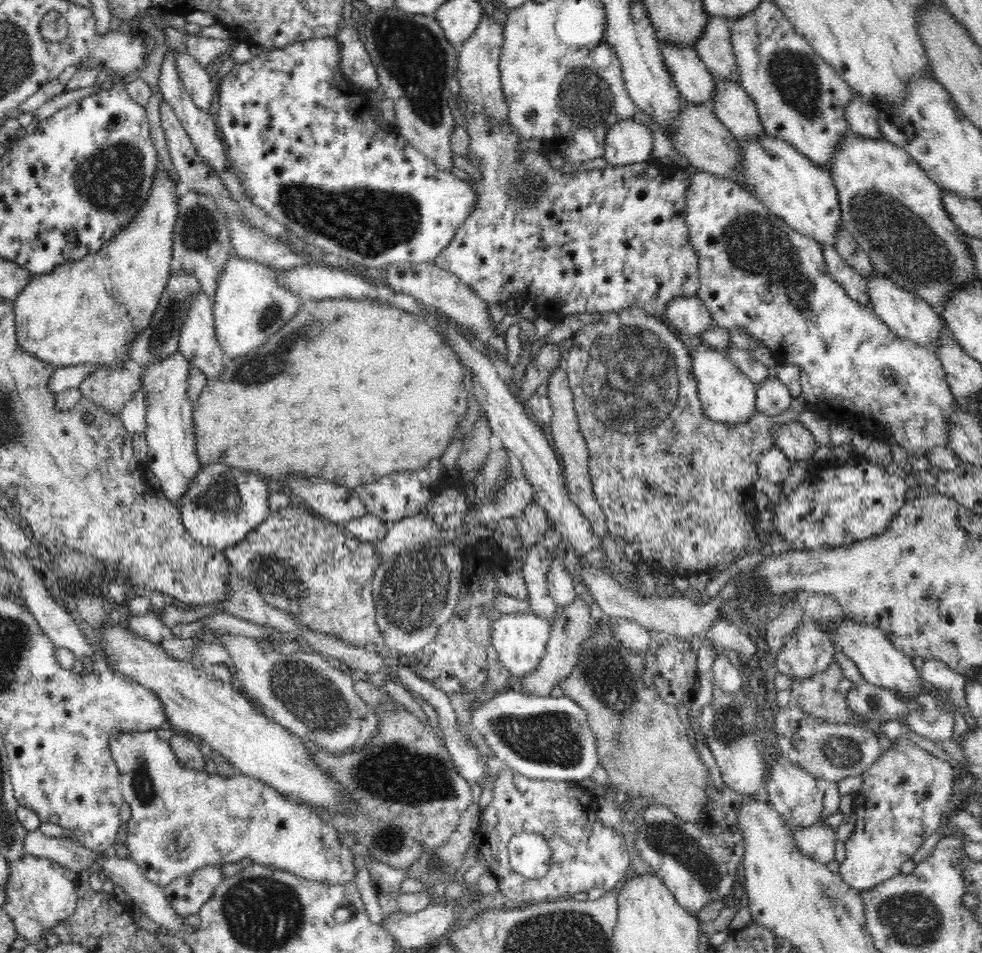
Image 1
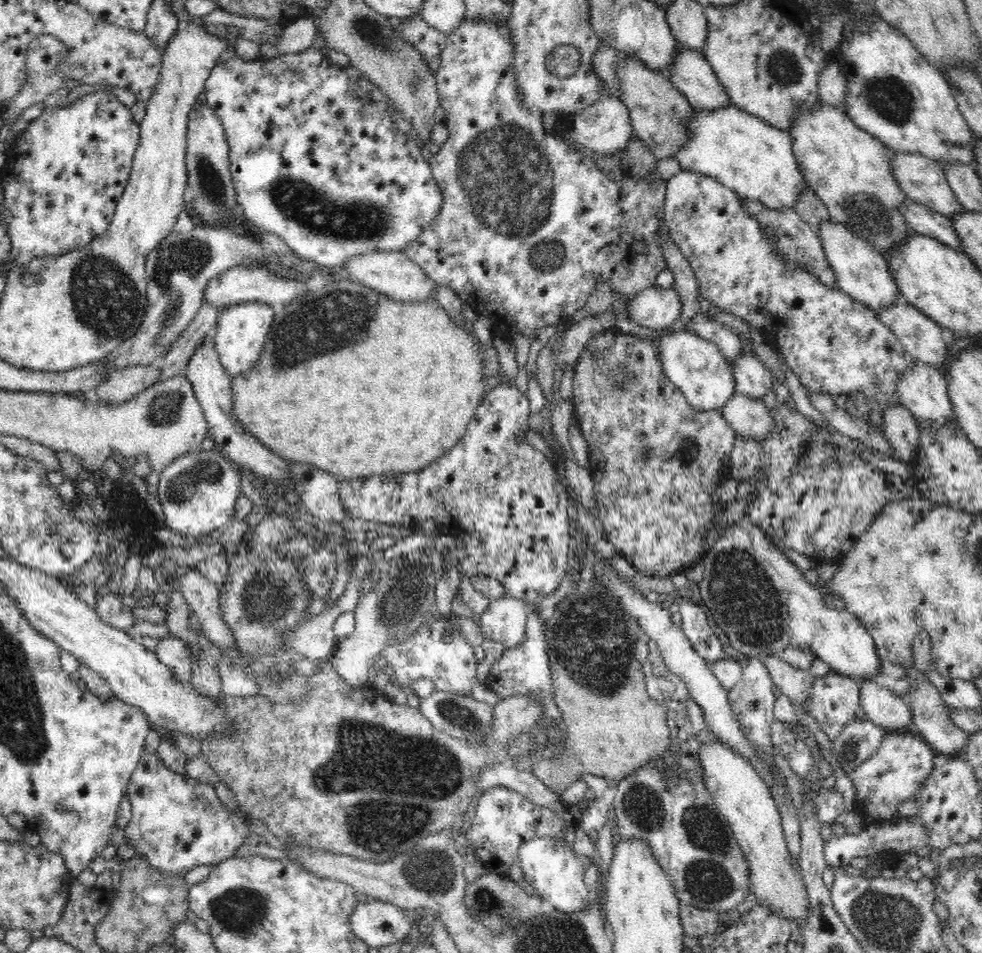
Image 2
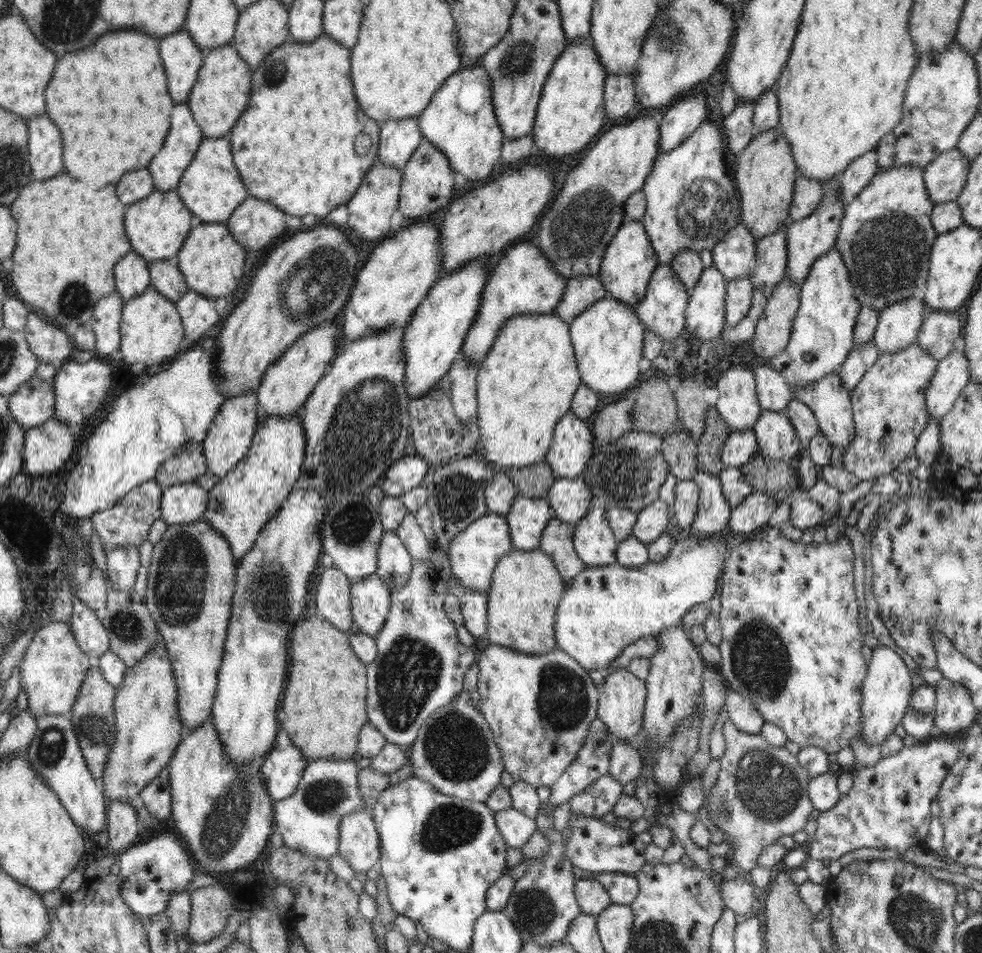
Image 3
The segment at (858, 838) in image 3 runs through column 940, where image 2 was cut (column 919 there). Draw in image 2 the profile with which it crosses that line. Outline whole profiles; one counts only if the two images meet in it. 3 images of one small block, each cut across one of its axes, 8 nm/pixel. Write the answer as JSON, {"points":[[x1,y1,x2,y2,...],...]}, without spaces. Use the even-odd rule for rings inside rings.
{"points":[[888,732,874,756,845,772,856,787,857,809,871,822,895,822,900,818,896,812,899,805,906,800,914,801,918,788,926,784,926,778,930,778,935,754,918,733]]}

